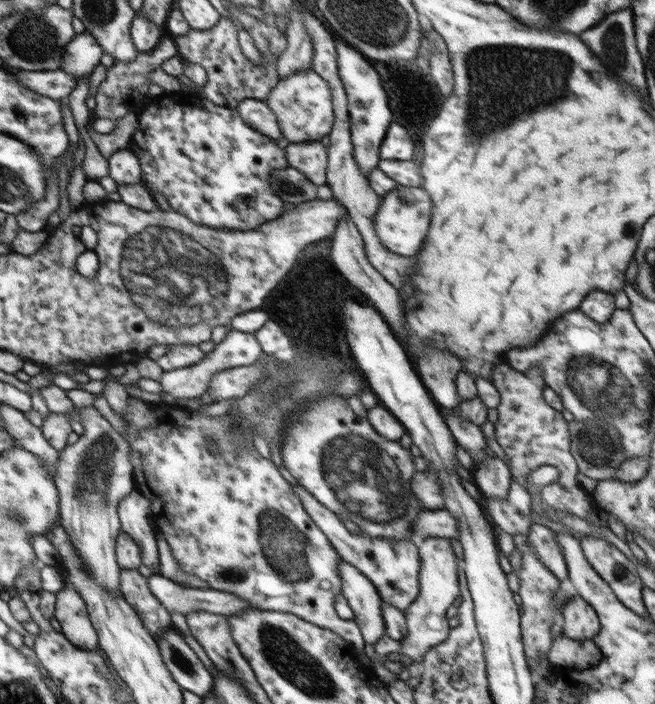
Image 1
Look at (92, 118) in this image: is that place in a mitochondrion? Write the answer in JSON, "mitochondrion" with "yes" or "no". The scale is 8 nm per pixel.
{"mitochondrion":"no"}

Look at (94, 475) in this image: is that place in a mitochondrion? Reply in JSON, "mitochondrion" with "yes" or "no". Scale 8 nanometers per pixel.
{"mitochondrion":"yes"}

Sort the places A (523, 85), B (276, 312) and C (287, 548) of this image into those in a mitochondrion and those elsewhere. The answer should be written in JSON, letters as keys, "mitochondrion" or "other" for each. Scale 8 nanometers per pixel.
{"A":"mitochondrion","B":"other","C":"mitochondrion"}

